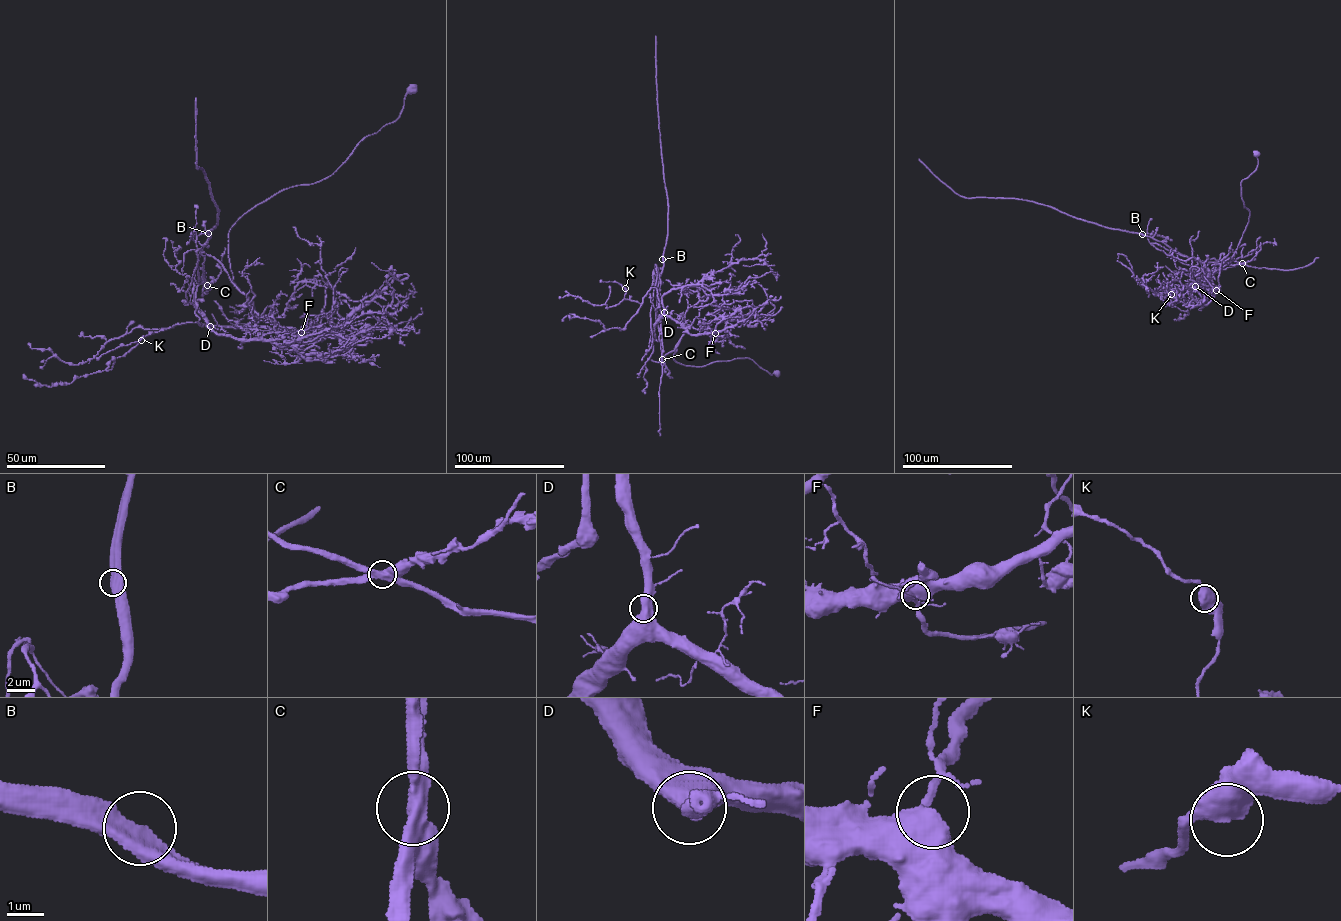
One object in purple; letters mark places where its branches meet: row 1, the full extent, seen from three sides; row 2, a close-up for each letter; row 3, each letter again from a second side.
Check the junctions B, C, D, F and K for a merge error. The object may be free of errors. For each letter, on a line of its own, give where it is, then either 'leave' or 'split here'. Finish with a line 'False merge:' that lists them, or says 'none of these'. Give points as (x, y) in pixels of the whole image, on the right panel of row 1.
B: at (1142, 234); leave
C: at (1242, 263); split here
D: at (1195, 286); leave
F: at (1216, 290); leave
K: at (1171, 294); leave
False merge: C

